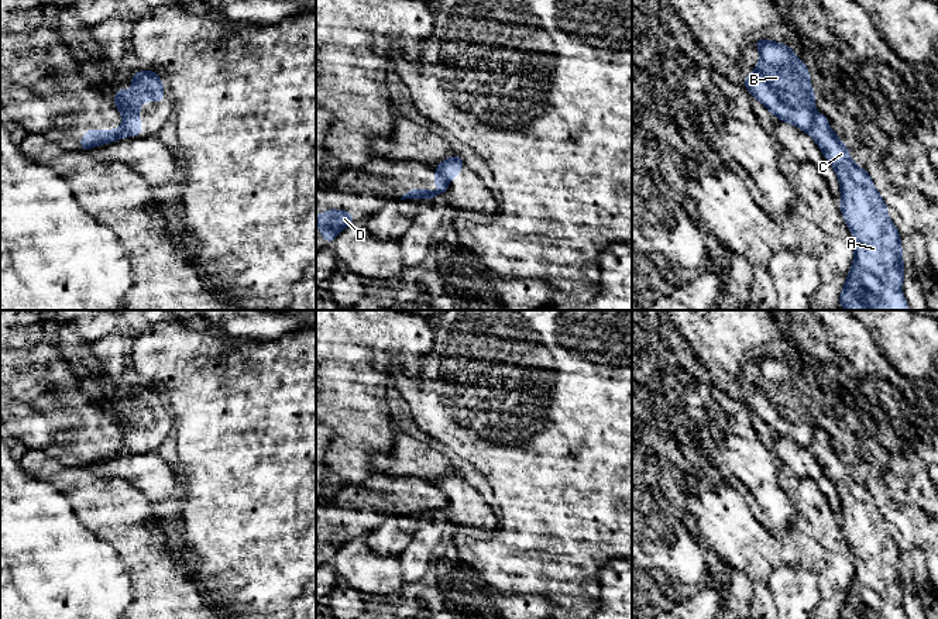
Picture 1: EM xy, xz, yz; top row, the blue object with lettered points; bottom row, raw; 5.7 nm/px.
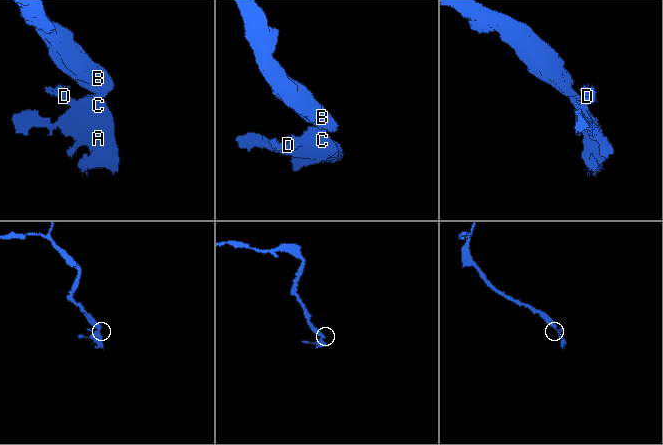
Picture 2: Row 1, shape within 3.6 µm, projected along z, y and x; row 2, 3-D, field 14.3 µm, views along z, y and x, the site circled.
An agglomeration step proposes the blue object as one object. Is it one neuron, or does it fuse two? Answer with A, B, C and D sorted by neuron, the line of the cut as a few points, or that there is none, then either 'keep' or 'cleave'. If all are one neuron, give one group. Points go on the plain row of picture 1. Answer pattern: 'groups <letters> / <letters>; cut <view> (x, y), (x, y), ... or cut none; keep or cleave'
groups A C D / B; cut yz (815, 427), (813, 443), (808, 447); cleave

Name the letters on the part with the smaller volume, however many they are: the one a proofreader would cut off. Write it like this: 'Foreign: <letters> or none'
Foreign: A, C, D

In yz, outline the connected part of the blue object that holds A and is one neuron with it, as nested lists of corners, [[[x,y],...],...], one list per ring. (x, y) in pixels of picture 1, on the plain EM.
[[[815,429],[810,451],[839,494],[839,522],[855,557],[853,580],[841,606],[839,619],[907,619],[901,609],[904,581],[900,548],[889,534],[887,520],[872,494],[852,477],[849,464],[839,457],[834,444],[827,443],[828,440],[831,439],[824,430]]]

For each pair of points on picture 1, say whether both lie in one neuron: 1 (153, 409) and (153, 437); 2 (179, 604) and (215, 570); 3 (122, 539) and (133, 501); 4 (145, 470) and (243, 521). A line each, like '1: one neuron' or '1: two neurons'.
1: one neuron
2: two neurons
3: one neuron
4: two neurons

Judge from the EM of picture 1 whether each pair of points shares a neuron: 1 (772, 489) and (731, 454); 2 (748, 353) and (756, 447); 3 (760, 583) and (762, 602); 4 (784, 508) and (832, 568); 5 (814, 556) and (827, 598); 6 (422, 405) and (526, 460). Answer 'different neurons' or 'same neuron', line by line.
1: same neuron
2: same neuron
3: same neuron
4: different neurons
5: same neuron
6: same neuron

